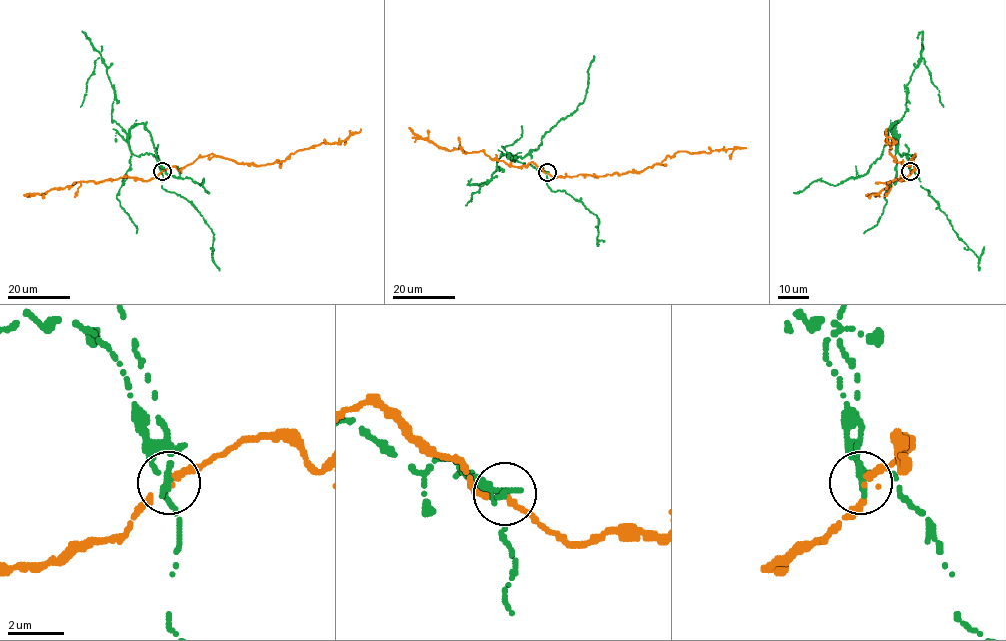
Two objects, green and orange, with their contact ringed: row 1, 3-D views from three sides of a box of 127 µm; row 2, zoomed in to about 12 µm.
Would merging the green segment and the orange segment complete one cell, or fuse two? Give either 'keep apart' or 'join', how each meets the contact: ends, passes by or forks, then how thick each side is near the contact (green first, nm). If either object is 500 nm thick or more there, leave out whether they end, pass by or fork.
keep apart; green ends there; orange passes by; 280 nm thick on the green side, 190 nm on the other

